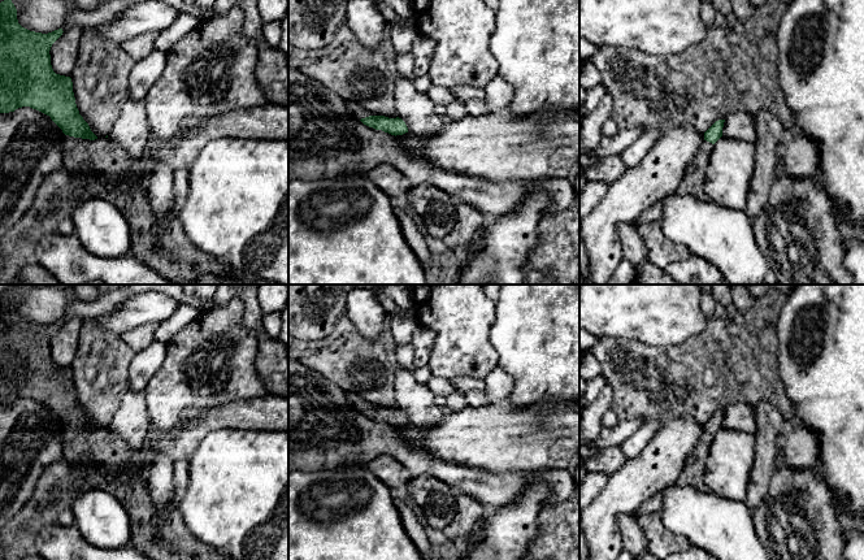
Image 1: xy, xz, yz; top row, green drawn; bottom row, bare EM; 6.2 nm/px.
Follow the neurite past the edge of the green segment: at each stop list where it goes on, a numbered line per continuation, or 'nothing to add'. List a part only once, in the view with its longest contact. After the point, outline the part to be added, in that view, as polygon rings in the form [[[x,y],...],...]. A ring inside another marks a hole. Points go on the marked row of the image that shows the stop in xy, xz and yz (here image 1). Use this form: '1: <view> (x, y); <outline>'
1: xy (113, 165); [[[66,135],[64,139],[64,165],[73,172],[82,164],[91,165],[108,185],[129,178],[134,161],[105,136],[95,140]]]

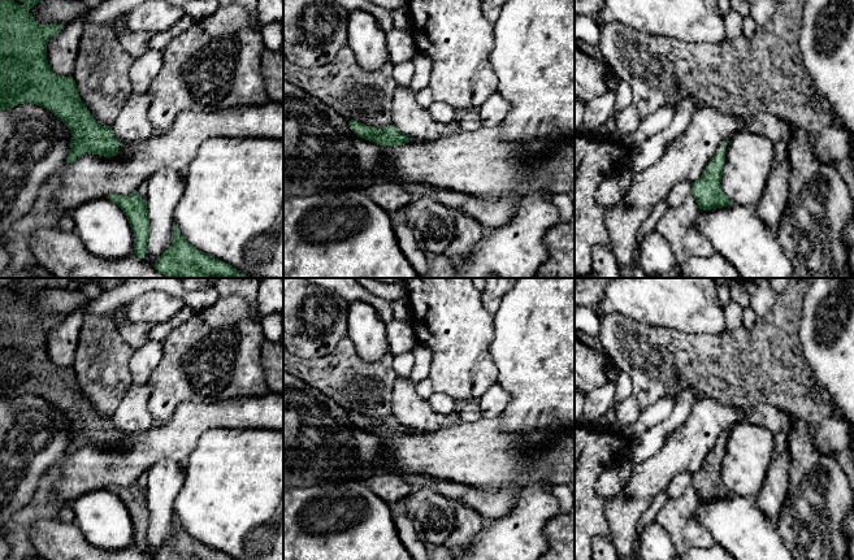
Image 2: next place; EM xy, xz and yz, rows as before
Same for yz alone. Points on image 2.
nothing to add

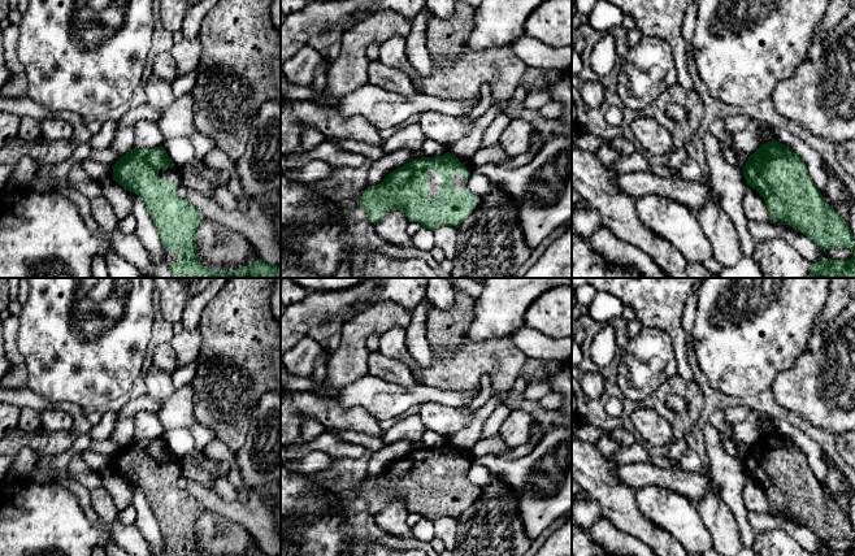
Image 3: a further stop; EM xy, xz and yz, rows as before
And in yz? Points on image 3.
nothing to add

